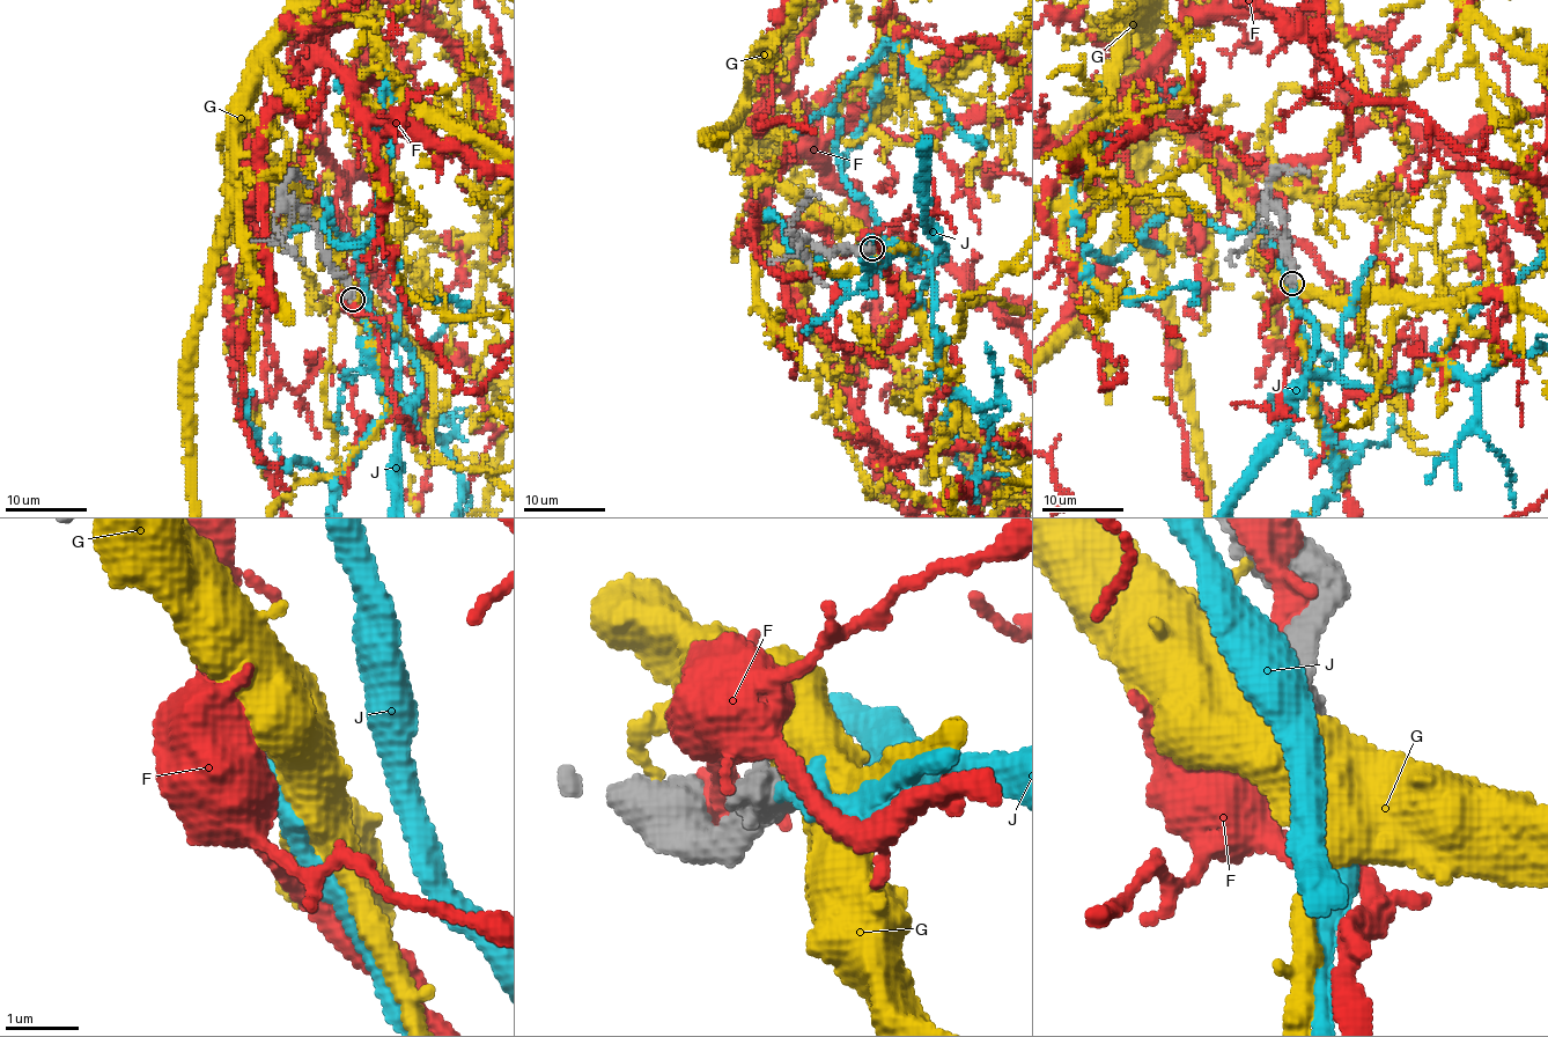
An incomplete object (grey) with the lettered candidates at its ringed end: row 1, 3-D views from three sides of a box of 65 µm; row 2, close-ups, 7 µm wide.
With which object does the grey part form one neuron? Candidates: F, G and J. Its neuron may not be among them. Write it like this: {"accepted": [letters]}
{"accepted": ["J"]}

